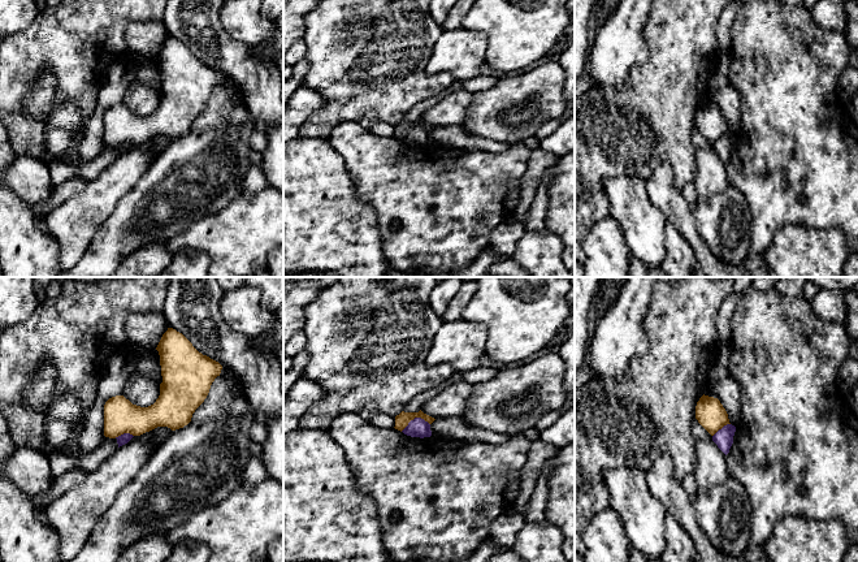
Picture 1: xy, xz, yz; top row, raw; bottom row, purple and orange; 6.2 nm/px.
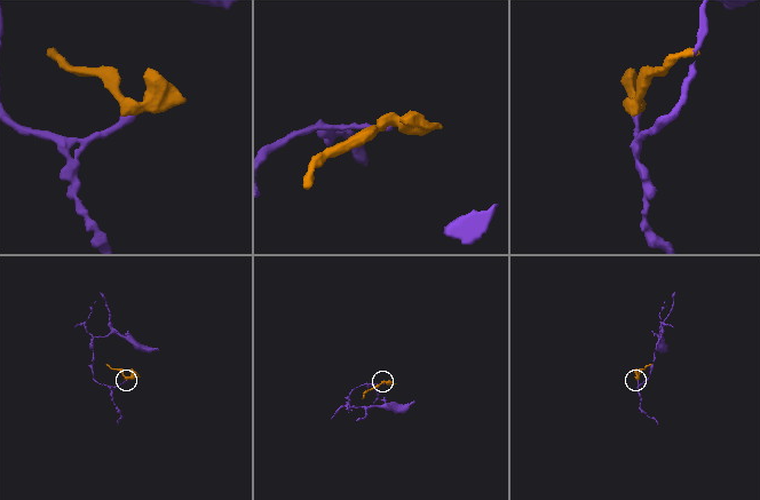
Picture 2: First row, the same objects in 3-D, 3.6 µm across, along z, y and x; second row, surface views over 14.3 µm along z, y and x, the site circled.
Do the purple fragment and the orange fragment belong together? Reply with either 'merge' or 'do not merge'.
do not merge

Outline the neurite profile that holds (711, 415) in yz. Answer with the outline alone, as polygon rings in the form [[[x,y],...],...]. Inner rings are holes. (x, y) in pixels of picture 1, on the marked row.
[[[705,394],[697,402],[696,419],[711,436],[724,425],[731,424],[728,414],[720,401]]]

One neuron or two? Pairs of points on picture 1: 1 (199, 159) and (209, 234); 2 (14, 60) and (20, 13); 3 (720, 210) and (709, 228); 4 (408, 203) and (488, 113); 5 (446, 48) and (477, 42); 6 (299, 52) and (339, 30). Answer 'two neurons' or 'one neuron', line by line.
1: two neurons
2: two neurons
3: one neuron
4: two neurons
5: one neuron
6: two neurons

